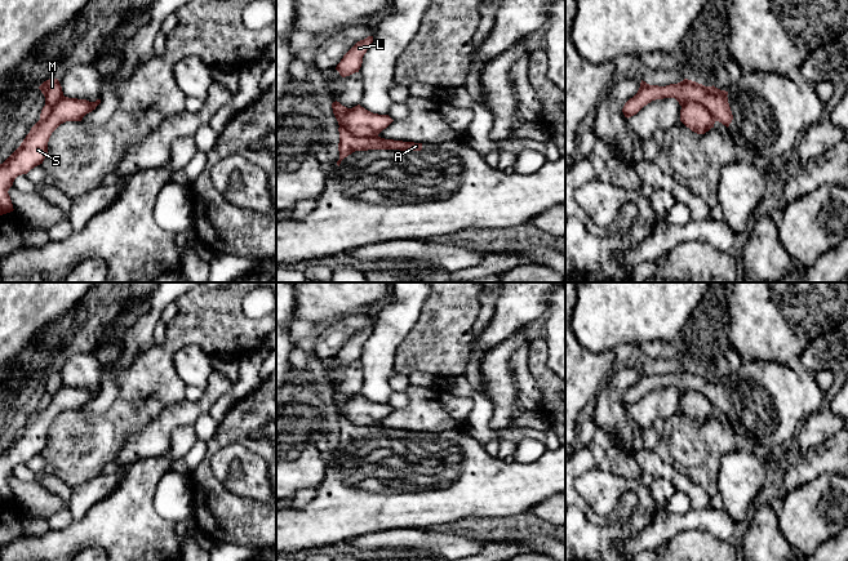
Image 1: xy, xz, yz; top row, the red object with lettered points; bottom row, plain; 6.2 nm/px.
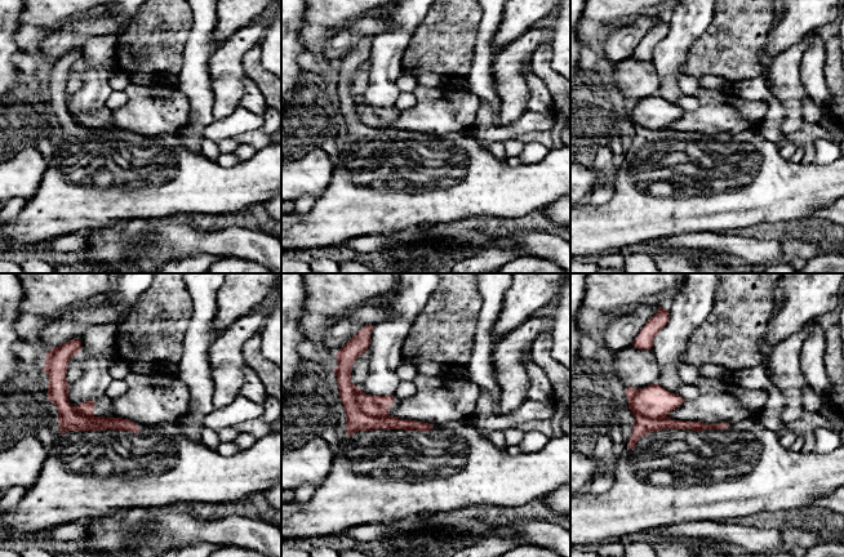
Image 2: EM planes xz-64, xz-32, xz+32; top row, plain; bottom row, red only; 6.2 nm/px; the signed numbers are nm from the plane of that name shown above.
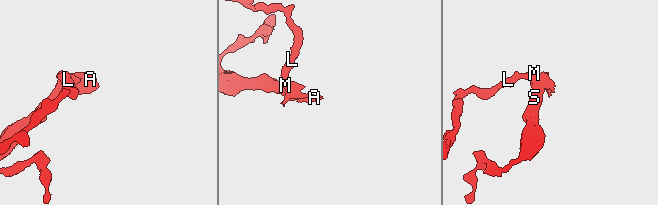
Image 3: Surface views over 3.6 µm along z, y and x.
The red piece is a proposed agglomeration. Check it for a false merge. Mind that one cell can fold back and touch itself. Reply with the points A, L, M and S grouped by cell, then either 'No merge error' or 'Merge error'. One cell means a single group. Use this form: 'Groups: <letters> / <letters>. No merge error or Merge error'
Groups: A L M / S. Merge error

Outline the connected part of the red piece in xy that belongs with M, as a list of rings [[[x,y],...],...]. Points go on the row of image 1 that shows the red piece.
[[[49,79],[44,81],[39,89],[45,97],[45,106],[40,113],[40,119],[44,119],[49,115],[52,107],[63,98],[63,92],[58,79]]]

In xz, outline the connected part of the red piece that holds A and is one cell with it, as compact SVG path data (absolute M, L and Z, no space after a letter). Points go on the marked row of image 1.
M339 125L338 132L339 132L339 143L338 143L339 160L337 161L338 166L345 157L347 157L355 151L400 150L403 152L407 152L408 150L413 151L422 150L422 143L385 139L378 135L369 138L358 137L351 134L342 125Z

